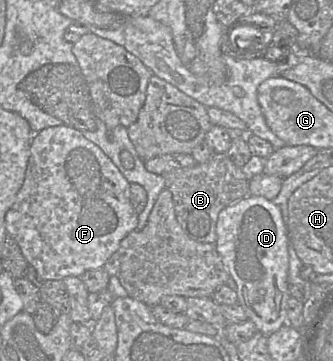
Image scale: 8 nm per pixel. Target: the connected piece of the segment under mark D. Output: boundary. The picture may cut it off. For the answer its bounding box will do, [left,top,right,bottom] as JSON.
[216,196,290,336]

